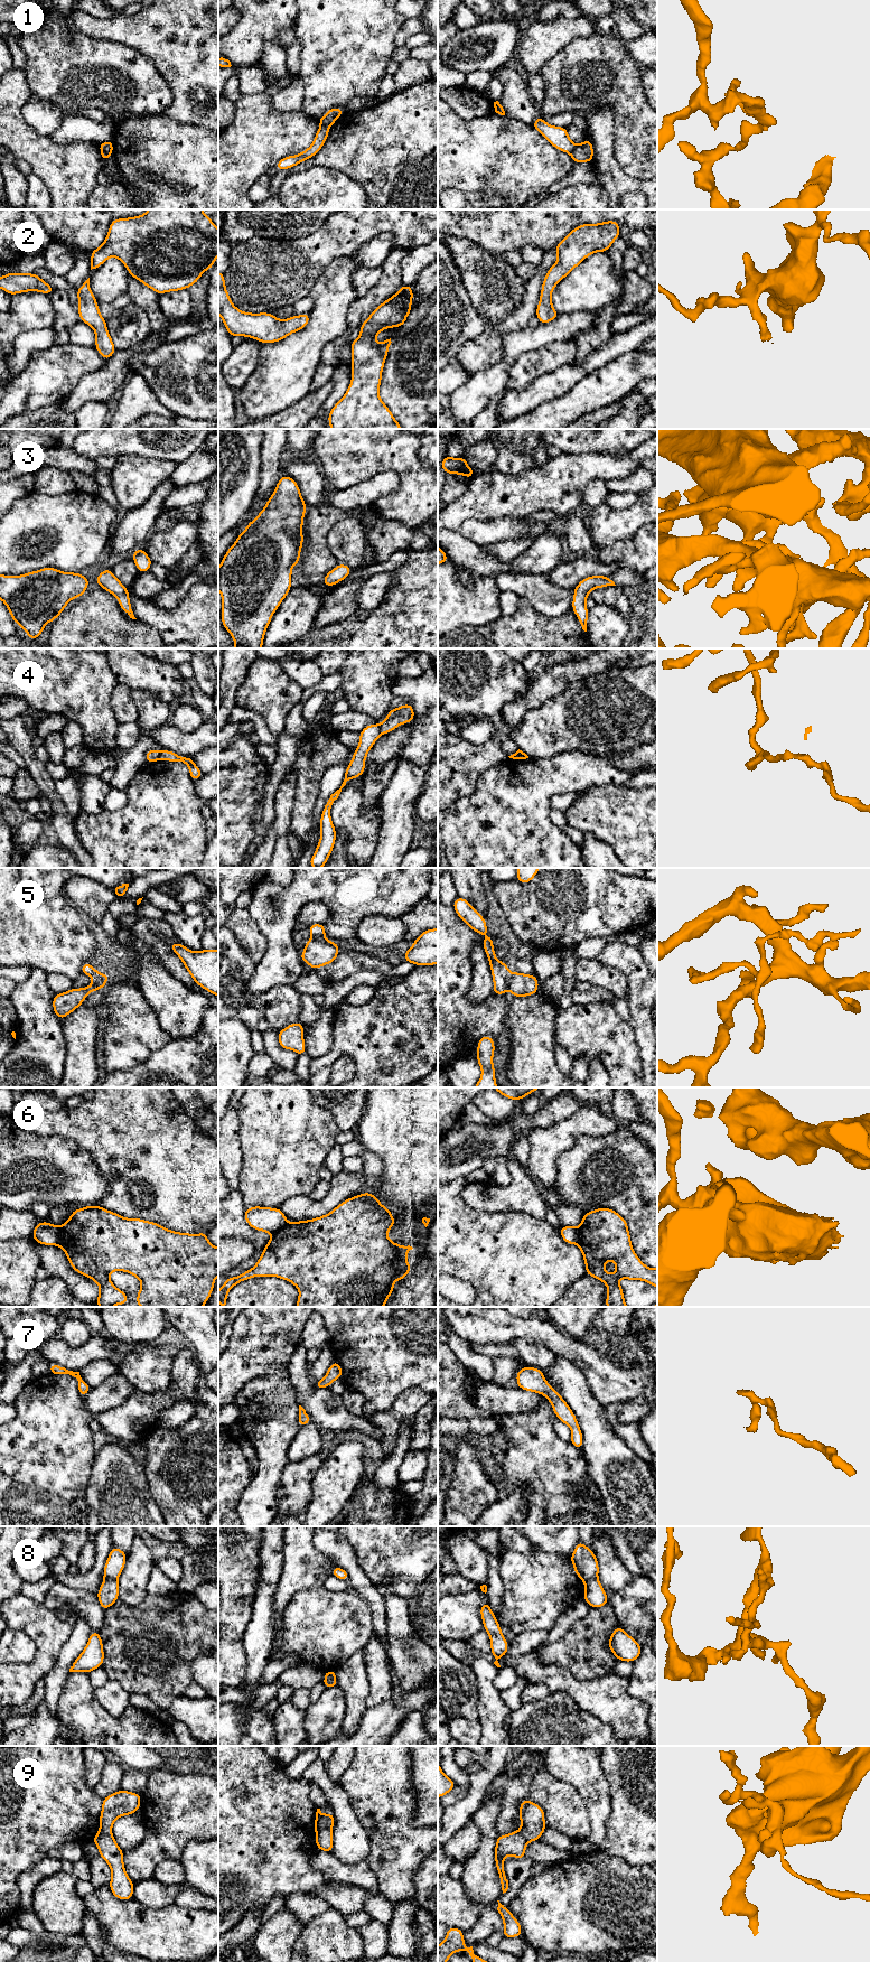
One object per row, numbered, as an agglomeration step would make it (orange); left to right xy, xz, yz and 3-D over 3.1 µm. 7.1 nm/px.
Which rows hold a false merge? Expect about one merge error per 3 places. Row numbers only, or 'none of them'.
1, 4, 5, 6, 8, 9

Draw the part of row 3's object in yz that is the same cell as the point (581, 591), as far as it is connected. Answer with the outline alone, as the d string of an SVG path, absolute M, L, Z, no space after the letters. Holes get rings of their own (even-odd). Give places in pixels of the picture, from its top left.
M590 576L582 579L573 589L572 611L577 614L578 622L581 624L584 632L587 632L589 613L589 609L586 607L586 599L589 597L589 592L592 589L608 586L616 586L610 577Z

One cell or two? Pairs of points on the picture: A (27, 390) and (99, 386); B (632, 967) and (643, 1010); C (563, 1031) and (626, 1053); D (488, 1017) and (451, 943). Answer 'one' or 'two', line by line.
A: two
B: one
C: one
D: one

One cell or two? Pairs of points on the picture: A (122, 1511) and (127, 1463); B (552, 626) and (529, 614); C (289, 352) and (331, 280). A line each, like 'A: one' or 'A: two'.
A: one
B: one
C: one

